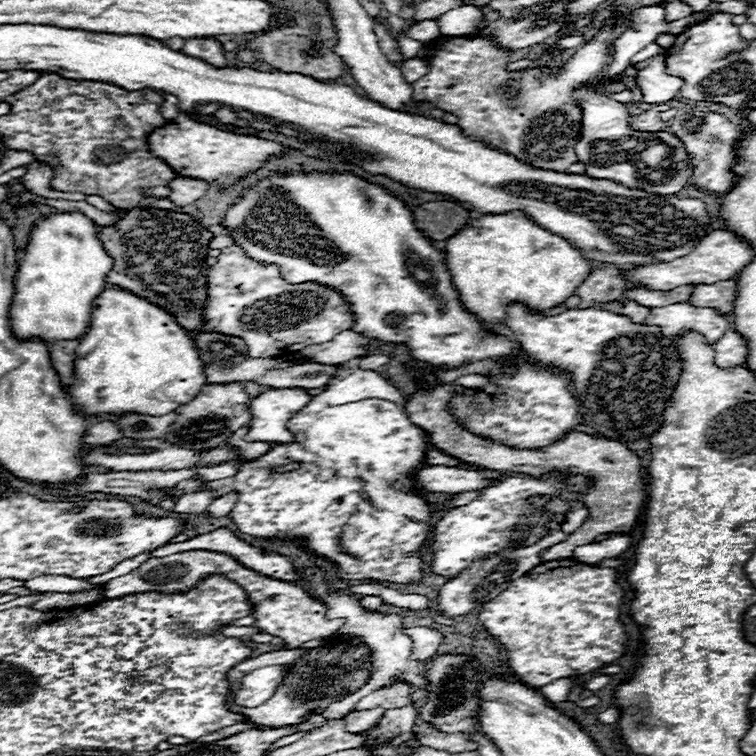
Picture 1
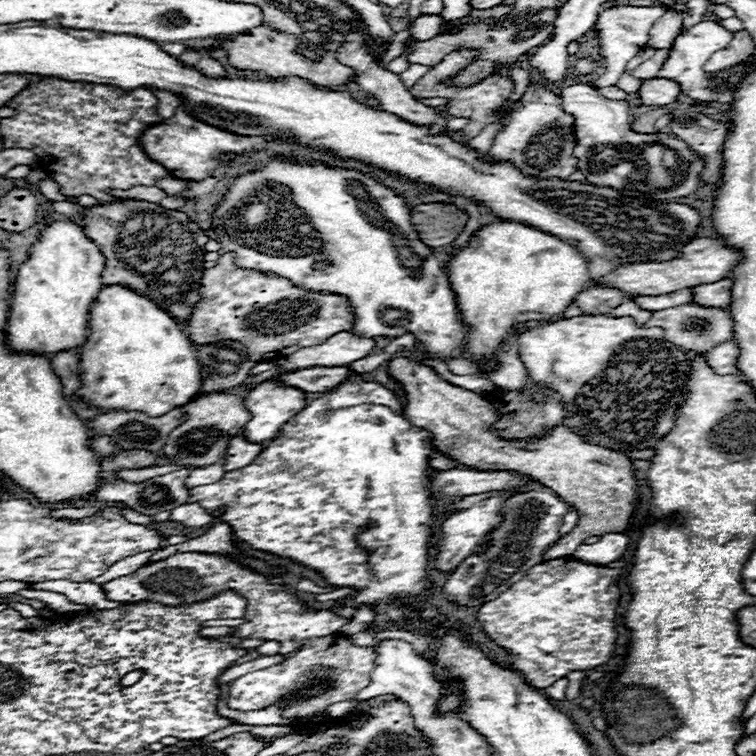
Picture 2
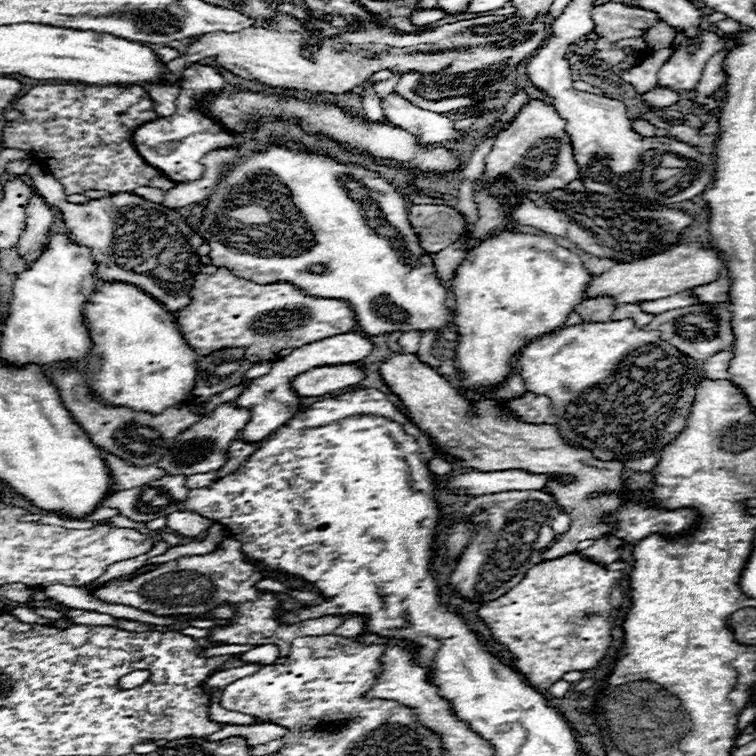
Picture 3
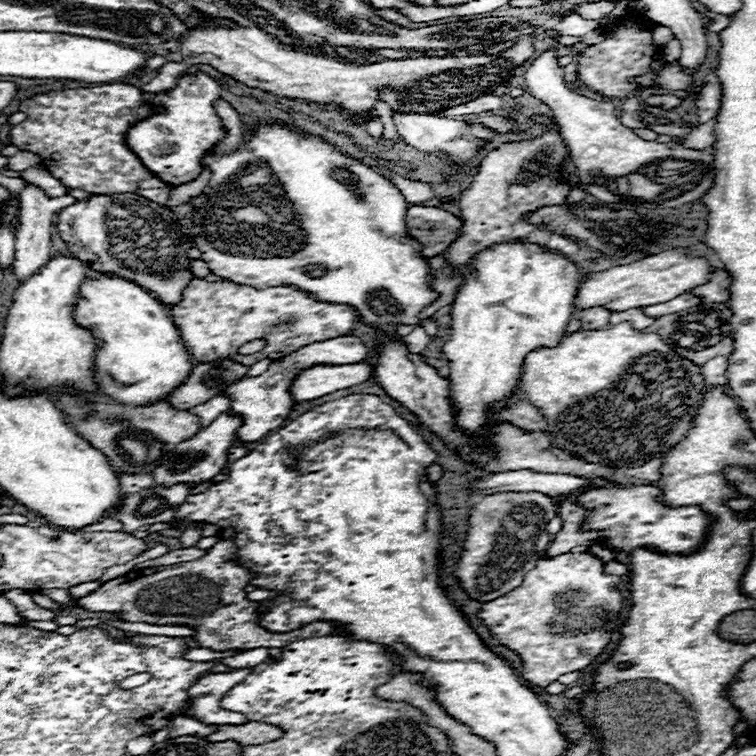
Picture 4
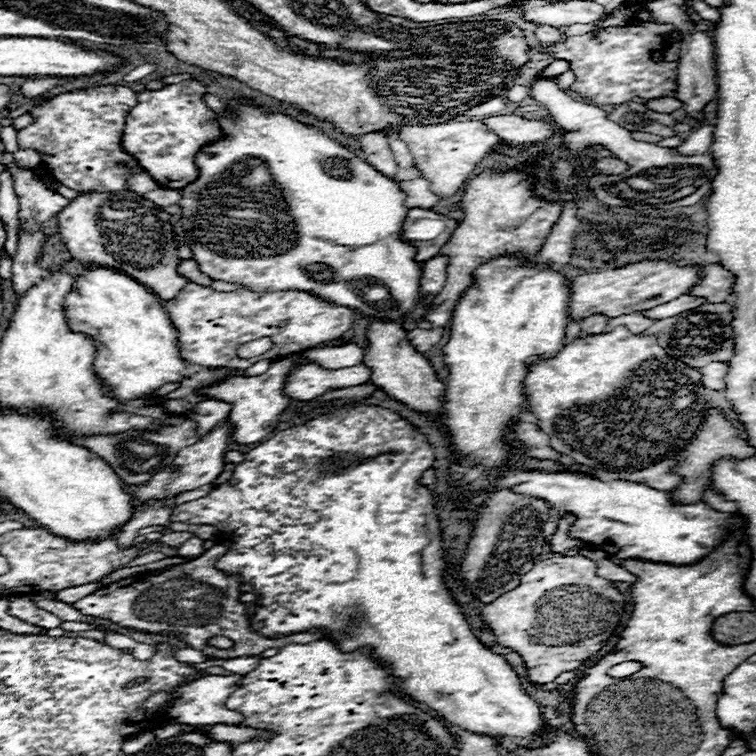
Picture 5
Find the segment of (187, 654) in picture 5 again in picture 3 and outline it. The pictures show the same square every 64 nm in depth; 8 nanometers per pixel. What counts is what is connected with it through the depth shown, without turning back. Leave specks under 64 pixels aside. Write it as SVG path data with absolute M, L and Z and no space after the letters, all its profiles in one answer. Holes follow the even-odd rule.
M232 644L232 646L210 646L210 648L202 650L202 656L238 656L238 654L244 654L250 648L254 648L254 646L238 646L238 644Z

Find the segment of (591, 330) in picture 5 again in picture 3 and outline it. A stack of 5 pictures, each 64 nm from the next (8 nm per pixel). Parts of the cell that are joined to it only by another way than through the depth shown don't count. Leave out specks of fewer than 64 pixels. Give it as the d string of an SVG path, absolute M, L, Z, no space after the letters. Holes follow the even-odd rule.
M594 298L594 300L582 300L576 306L576 314L584 322L608 322L612 312L616 310L612 298Z

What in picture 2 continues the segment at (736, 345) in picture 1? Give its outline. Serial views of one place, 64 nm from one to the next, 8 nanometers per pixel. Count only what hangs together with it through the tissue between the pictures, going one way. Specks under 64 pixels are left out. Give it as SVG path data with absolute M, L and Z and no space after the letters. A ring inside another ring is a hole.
M728 340L708 354L708 366L714 374L736 374L736 358L740 350L734 340Z

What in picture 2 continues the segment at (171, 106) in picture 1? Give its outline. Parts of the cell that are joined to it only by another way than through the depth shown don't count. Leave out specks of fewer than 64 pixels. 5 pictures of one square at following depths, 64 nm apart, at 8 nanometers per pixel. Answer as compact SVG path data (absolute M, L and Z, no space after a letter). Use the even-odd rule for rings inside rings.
M152 90L152 92L154 92L154 96L158 98L158 114L160 114L162 118L174 116L174 110L178 108L180 98L178 98L176 94L170 94L170 92L164 94L164 90Z

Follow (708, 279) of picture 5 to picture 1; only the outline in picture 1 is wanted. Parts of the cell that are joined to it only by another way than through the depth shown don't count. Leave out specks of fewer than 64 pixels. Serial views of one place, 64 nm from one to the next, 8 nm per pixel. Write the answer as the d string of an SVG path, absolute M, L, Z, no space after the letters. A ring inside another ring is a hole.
M722 280L716 284L694 286L692 298L688 302L692 306L700 306L700 308L716 308L720 314L730 314L734 298L736 298L736 282Z

